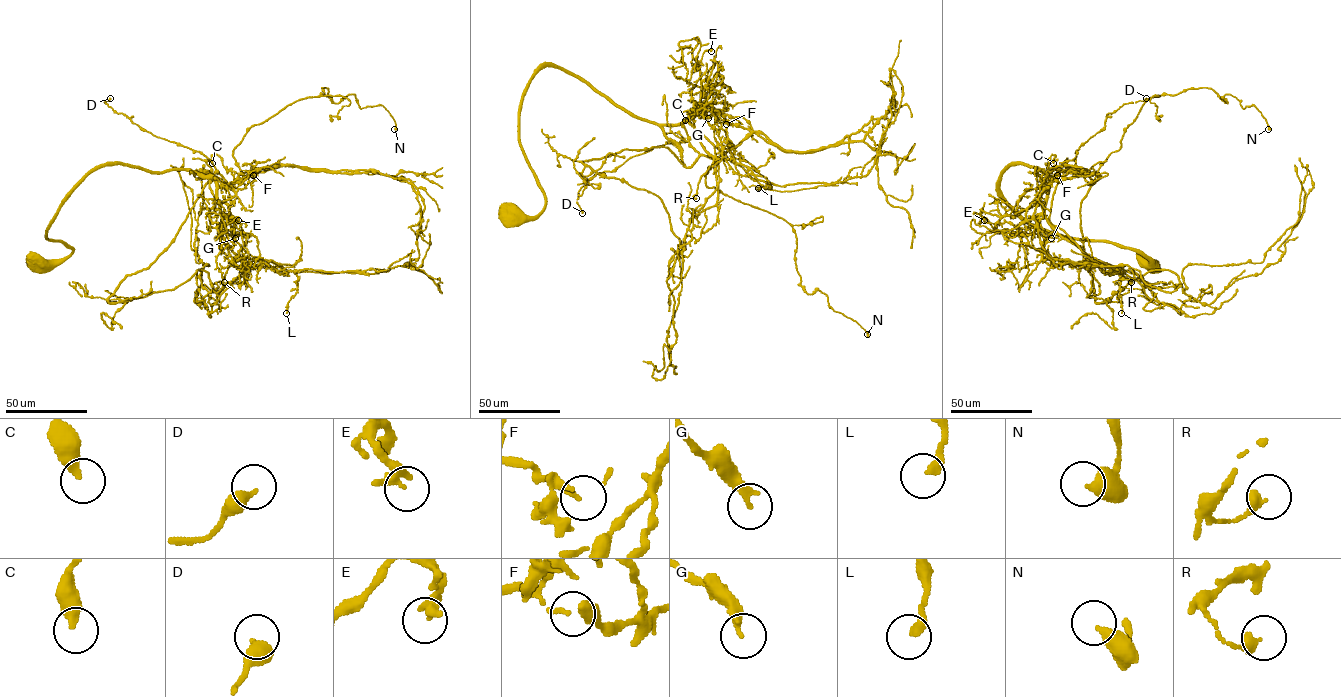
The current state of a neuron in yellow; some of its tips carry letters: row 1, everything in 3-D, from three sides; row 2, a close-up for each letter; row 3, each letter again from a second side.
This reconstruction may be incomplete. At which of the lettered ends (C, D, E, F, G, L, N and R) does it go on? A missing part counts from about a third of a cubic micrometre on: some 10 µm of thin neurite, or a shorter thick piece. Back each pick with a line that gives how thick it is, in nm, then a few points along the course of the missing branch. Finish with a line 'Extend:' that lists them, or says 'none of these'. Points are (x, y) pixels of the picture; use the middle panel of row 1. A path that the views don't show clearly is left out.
Extend: none of these

